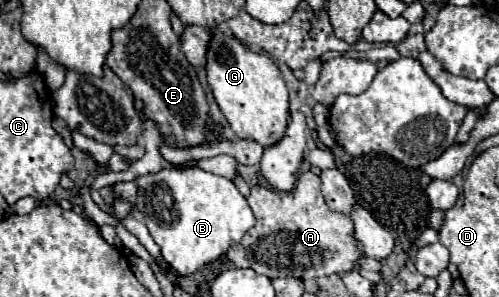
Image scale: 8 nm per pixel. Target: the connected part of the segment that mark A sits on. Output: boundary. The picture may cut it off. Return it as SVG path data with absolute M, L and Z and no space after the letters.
M304 172L296 180L296 188L290 194L270 190L266 186L254 186L248 204L256 216L256 224L246 232L246 236L234 244L228 254L222 258L226 264L234 264L238 268L252 268L258 274L264 274L268 278L278 276L294 276L300 280L308 278L320 278L328 274L344 274L356 268L356 260L364 256L362 246L354 238L354 226L348 216L332 212L320 192L320 178L314 172Z

